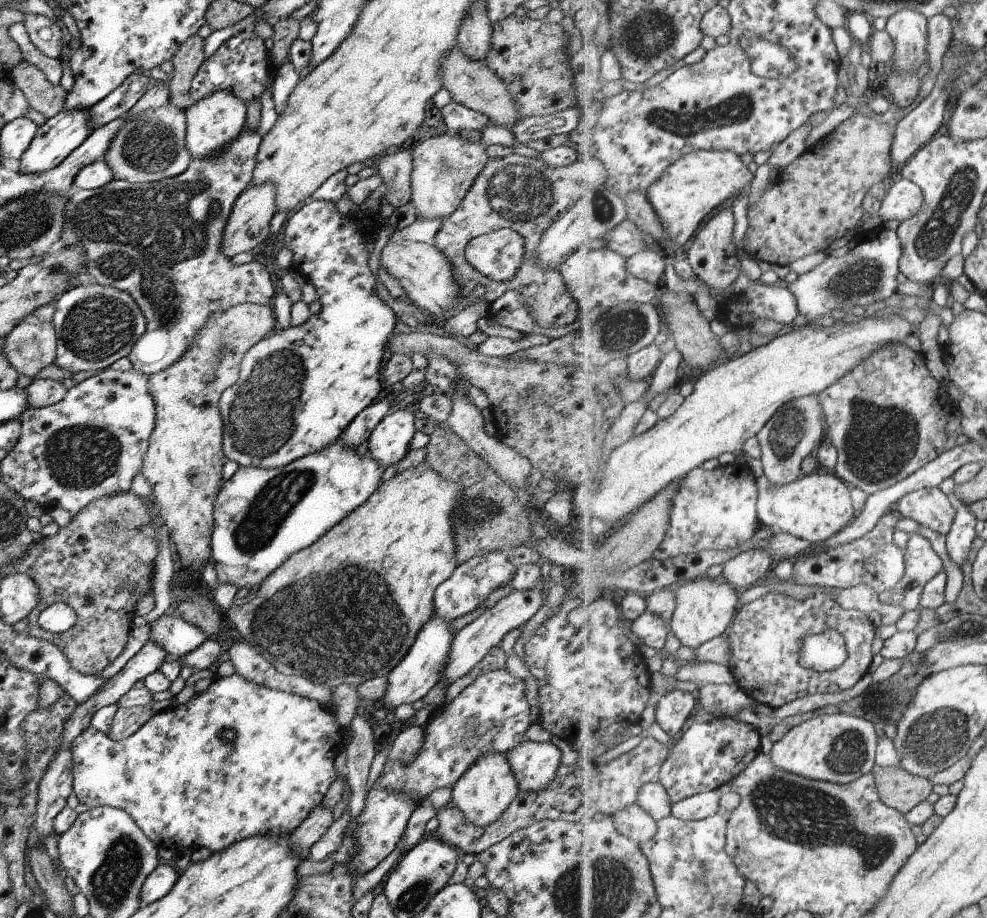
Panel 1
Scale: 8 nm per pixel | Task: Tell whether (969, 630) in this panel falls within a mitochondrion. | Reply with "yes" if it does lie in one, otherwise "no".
yes

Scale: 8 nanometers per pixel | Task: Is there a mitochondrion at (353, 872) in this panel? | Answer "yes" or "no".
no

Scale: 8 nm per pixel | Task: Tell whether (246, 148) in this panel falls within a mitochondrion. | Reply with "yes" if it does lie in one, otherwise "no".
no

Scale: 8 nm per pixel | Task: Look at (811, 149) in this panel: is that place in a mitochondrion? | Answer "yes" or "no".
no

